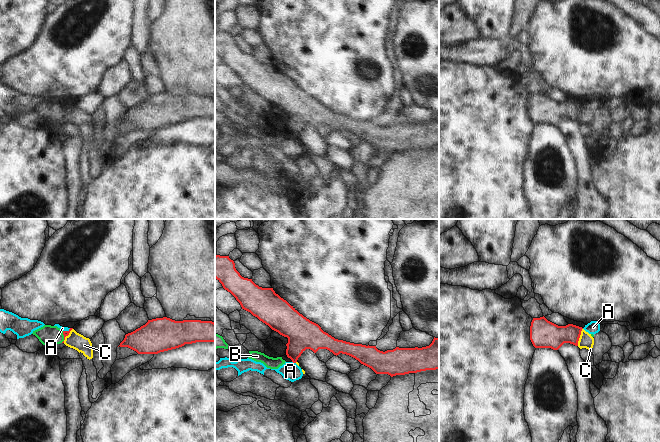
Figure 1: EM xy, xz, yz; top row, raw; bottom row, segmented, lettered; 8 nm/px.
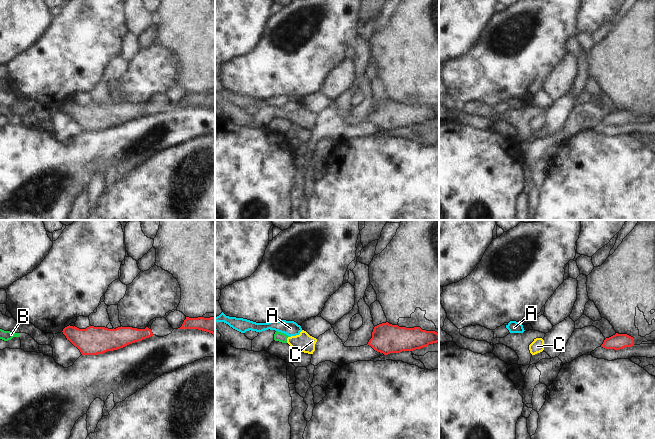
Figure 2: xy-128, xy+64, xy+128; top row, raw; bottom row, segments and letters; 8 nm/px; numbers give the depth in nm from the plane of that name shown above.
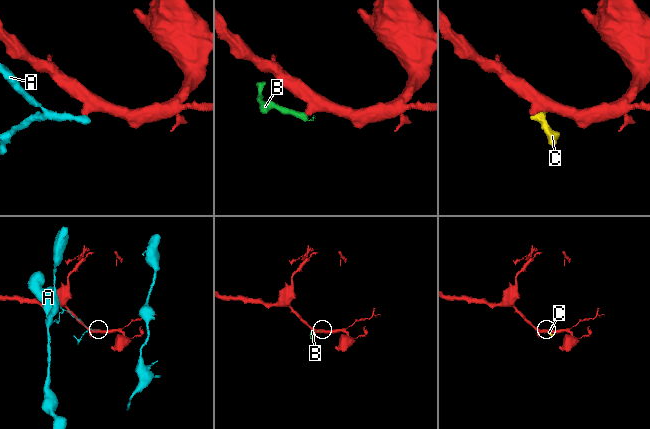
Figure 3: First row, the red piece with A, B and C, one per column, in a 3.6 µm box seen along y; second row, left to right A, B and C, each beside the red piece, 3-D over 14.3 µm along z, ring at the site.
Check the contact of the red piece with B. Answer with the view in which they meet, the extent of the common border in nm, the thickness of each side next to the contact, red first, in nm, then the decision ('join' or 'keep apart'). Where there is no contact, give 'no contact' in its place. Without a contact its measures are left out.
contact in xy; length 100 nm; calibres 50 and 150 nm; keep apart

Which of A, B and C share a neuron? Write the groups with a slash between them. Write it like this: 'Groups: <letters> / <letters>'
Groups: A / B C

